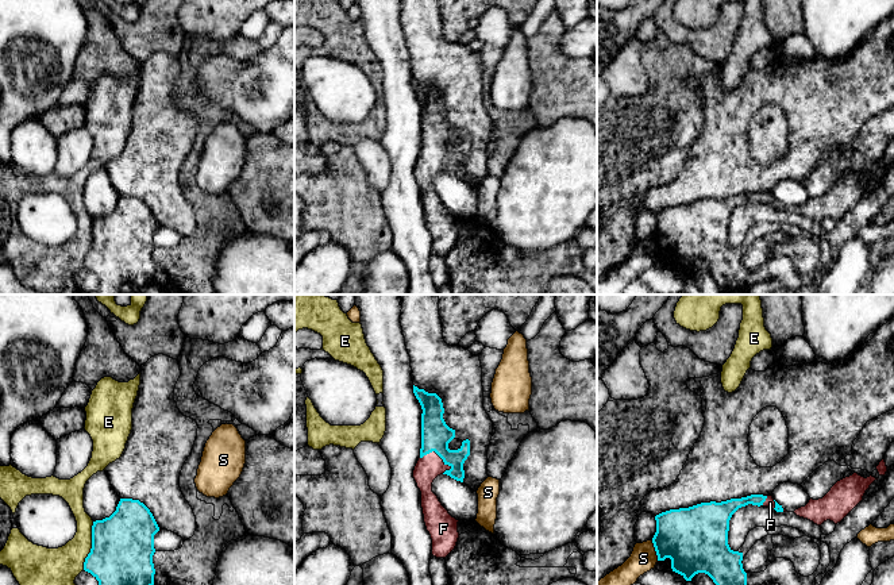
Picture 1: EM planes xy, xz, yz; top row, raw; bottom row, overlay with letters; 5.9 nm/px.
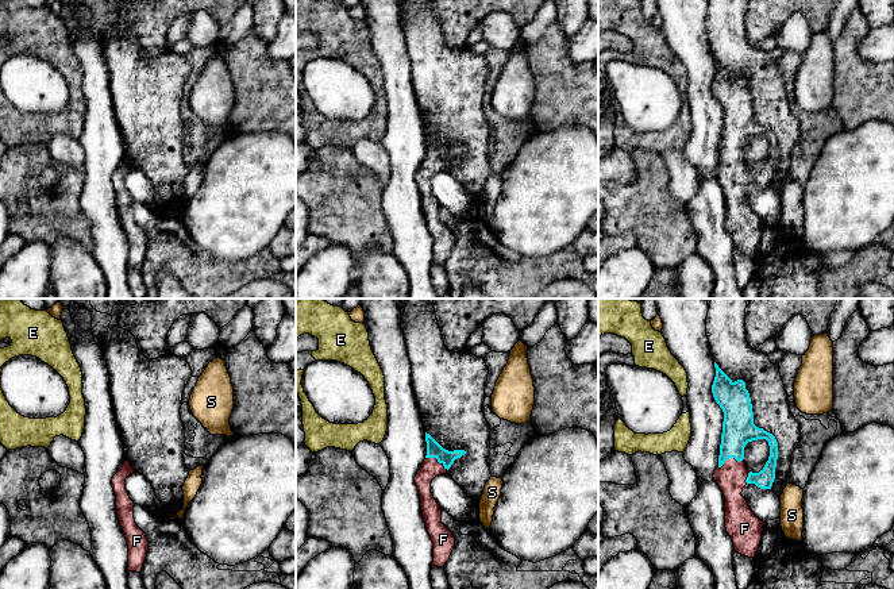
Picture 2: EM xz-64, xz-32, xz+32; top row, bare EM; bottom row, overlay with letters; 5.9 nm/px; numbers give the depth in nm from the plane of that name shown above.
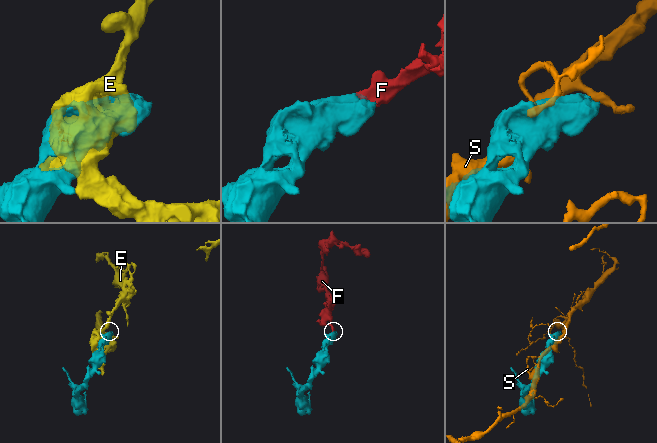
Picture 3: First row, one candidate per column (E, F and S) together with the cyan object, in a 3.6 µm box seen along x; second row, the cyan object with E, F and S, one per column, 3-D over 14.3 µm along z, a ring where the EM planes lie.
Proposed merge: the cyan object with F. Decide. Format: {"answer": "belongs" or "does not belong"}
{"answer": "belongs"}

